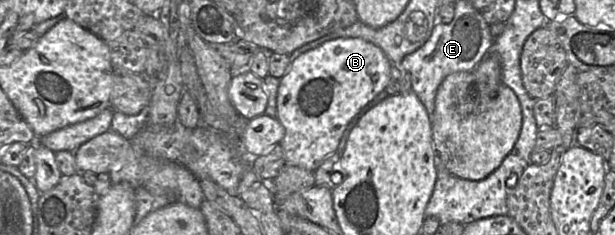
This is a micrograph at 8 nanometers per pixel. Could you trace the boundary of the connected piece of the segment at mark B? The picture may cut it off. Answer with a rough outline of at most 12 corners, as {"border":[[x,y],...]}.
{"border":[[327,41],[280,78],[286,164],[315,172],[392,62]]}

